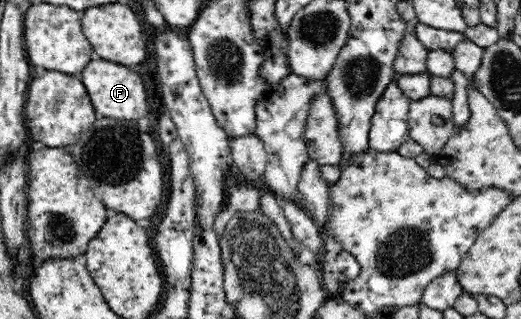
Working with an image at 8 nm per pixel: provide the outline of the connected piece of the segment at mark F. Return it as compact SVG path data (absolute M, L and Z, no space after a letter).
M93 56L79 74L83 74L81 79L98 117L138 121L147 114L147 96L143 82L139 78L139 73L131 71L128 66Z

